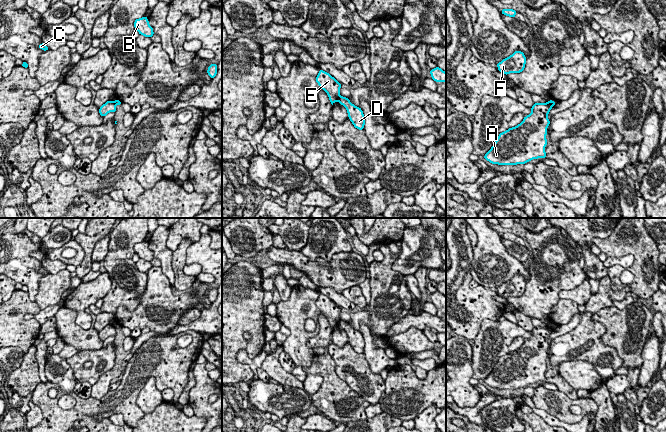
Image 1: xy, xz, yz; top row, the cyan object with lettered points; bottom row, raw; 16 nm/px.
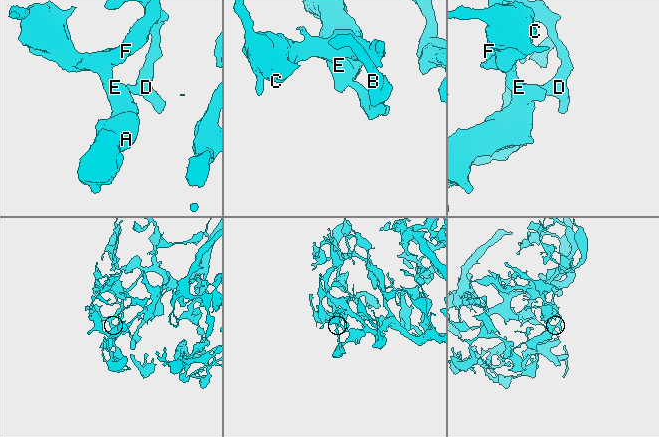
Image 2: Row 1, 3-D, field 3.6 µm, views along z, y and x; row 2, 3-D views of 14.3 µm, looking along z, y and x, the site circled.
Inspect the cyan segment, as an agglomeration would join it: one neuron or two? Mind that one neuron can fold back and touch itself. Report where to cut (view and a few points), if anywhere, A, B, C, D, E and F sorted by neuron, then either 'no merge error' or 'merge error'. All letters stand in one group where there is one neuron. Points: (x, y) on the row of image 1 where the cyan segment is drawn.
cut in xz along (341, 96), (338, 100); A C E F / B D; merge error

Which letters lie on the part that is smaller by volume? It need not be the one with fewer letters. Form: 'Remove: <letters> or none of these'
Remove: B, D

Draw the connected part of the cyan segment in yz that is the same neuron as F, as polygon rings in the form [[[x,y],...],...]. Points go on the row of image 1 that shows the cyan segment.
[[[514,51],[512,55],[497,63],[497,70],[508,75],[509,73],[520,73],[524,70],[526,57],[522,51]]]

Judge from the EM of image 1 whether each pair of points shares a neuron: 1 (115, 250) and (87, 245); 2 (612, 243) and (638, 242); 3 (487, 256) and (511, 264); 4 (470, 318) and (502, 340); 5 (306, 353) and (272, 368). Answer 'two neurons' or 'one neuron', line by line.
1: two neurons
2: one neuron
3: one neuron
4: two neurons
5: two neurons

